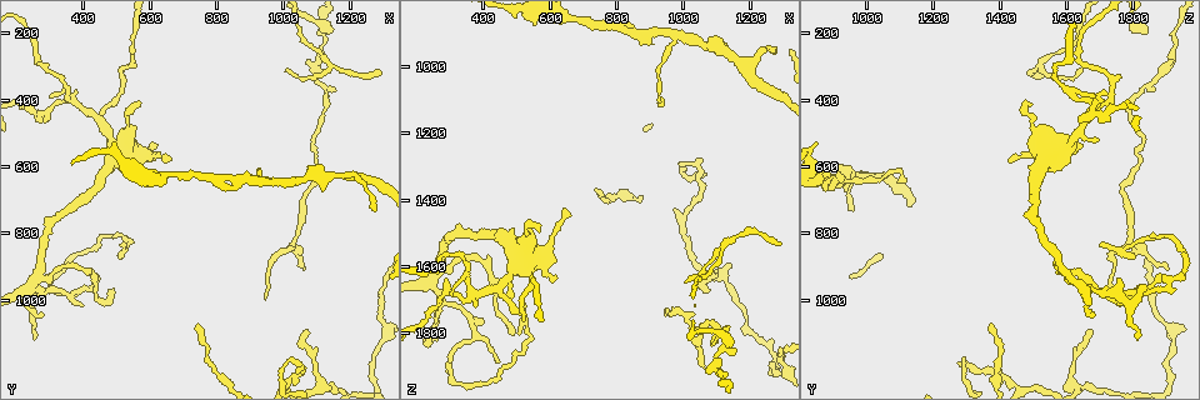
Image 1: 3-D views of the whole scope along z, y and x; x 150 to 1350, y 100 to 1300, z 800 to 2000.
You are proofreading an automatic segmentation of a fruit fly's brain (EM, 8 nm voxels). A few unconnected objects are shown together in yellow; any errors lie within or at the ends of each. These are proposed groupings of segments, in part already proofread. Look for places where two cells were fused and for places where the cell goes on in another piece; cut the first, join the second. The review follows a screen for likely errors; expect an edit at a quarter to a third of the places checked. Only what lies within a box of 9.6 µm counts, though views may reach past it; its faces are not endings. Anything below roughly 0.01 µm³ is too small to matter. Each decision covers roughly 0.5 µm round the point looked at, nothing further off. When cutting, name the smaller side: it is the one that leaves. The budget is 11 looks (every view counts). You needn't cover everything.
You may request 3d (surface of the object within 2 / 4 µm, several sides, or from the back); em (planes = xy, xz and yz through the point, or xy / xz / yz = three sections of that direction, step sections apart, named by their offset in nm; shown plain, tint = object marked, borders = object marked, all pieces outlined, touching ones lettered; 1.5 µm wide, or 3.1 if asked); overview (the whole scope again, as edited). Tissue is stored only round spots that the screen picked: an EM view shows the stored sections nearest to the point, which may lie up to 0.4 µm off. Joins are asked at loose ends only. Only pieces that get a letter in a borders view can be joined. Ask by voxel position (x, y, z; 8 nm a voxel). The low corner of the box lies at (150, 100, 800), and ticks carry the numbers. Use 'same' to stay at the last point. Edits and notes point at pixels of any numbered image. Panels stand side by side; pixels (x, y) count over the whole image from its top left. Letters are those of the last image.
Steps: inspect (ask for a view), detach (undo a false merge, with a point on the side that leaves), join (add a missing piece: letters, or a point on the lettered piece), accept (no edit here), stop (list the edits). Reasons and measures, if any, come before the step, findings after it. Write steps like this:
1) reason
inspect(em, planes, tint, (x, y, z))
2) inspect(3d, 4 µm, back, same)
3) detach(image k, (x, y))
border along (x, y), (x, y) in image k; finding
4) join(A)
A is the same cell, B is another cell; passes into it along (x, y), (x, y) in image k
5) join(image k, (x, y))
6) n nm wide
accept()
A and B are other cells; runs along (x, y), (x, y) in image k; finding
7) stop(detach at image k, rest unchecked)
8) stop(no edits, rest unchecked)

branch stops here
inspect(em, xz, step 4, tint, (1070, 1090, 1670))

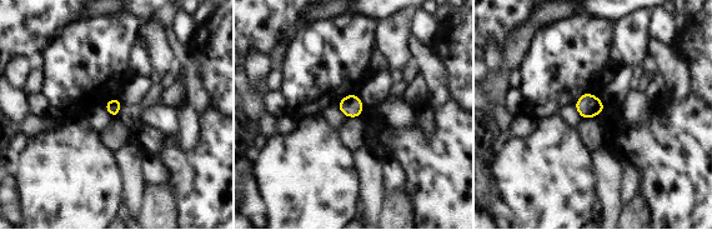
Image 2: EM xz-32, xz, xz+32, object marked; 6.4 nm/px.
cut it another way
inspect(em, planes, borders, same)

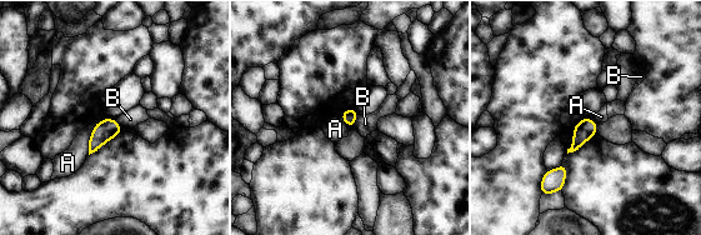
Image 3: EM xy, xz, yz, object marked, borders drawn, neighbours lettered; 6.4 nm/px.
100 nm wide
accept()
A and B are other cells; border along (96, 123), (91, 130), (88, 154) in image 3; no lettered piece goes on from it

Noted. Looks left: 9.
tapers out
inspect(em, planes, borders, (1070, 910, 1900))

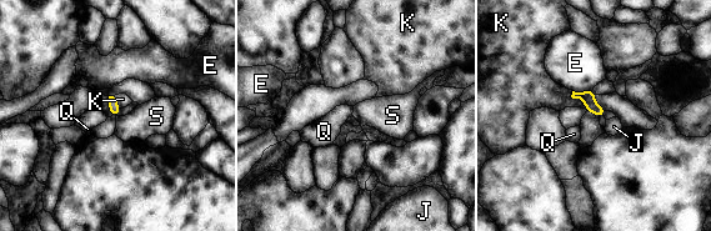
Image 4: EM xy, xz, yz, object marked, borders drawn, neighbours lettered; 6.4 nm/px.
accept()
E, J, K, Q and S are other cells; border along (587, 110), (599, 117) in image 4; no lettered piece goes on from it

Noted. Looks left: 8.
sharp bend
inspect(em, planes, tint, (1010, 1180, 1290))

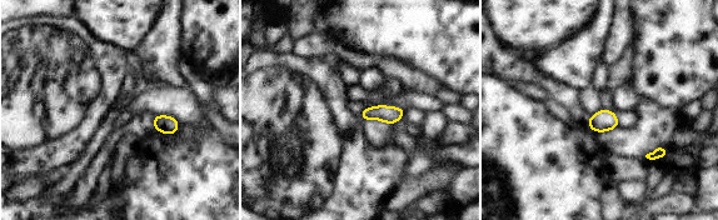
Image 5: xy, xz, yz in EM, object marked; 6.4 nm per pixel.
see the neighbours
inspect(em, planes, borders, same)

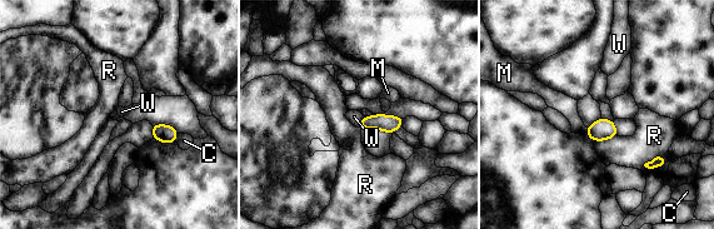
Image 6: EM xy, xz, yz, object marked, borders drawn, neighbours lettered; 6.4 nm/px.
110 nm wide; R touches over 170 nm
accept()
C, M, R and W are other cells; continuous, no second cell

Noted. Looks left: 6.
calibre changes
inspect(3d, 2 µm, (440, 450, 1670))

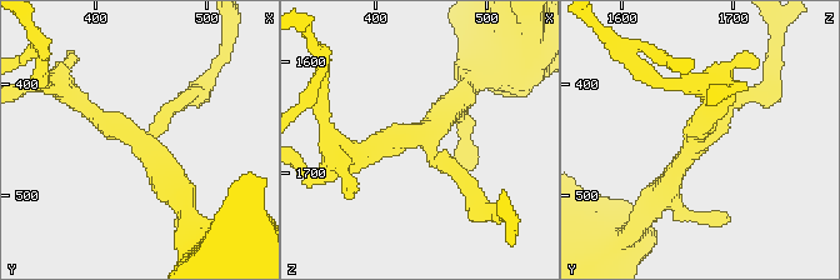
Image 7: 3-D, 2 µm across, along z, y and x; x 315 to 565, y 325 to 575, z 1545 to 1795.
3 arms; shape alone is not enough
inspect(em, xz, step 8, tint, (440, 452, 1668))

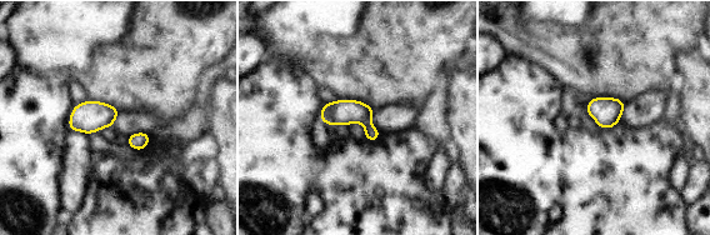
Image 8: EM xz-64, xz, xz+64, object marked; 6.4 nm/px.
inspect(em, xz, step 8, borders, same)

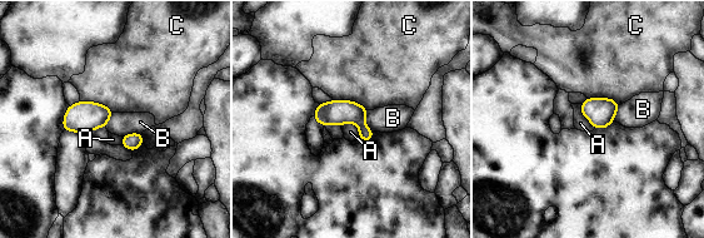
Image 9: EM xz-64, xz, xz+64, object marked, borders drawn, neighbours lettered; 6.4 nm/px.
accept()
A, B and C are other cells; border along (340, 125), (353, 123), (359, 138) in image 9; one cell here

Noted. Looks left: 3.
stop(no edits, rest unchecked)

